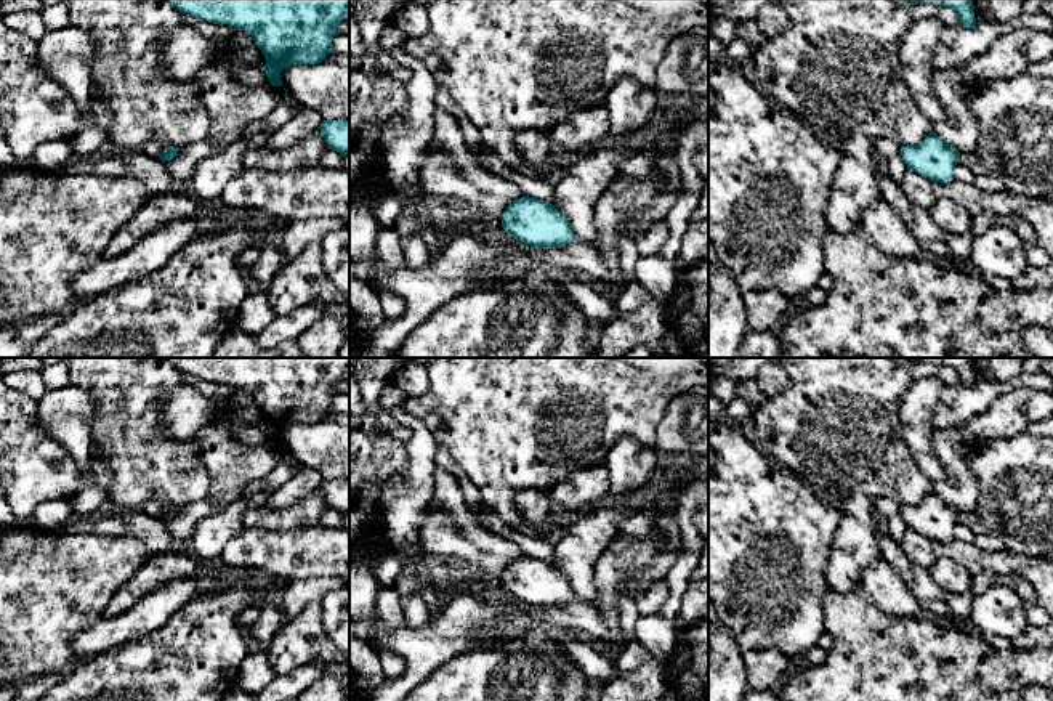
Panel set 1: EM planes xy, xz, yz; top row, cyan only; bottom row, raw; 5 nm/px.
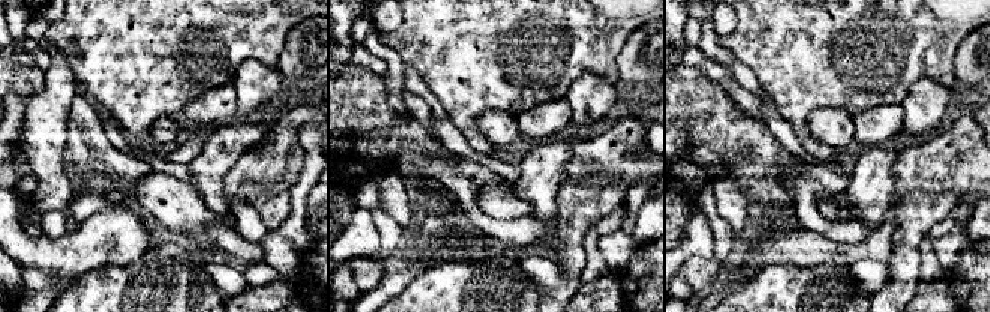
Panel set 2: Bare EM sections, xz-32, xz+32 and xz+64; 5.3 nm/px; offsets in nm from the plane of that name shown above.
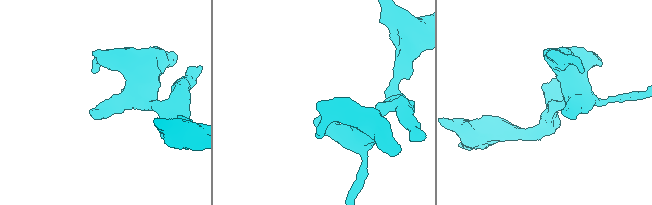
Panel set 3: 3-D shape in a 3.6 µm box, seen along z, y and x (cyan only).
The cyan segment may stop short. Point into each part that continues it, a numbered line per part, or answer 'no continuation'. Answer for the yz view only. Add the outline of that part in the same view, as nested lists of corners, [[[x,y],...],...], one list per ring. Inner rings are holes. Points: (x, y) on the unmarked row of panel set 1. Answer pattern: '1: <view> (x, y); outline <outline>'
no continuation

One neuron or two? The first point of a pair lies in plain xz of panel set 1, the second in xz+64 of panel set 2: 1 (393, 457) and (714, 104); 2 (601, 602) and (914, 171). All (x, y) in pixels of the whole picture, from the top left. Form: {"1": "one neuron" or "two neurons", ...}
{"1": "one neuron", "2": "two neurons"}

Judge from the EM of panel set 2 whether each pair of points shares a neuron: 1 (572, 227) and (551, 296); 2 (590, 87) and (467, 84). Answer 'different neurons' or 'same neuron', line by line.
1: same neuron
2: different neurons

